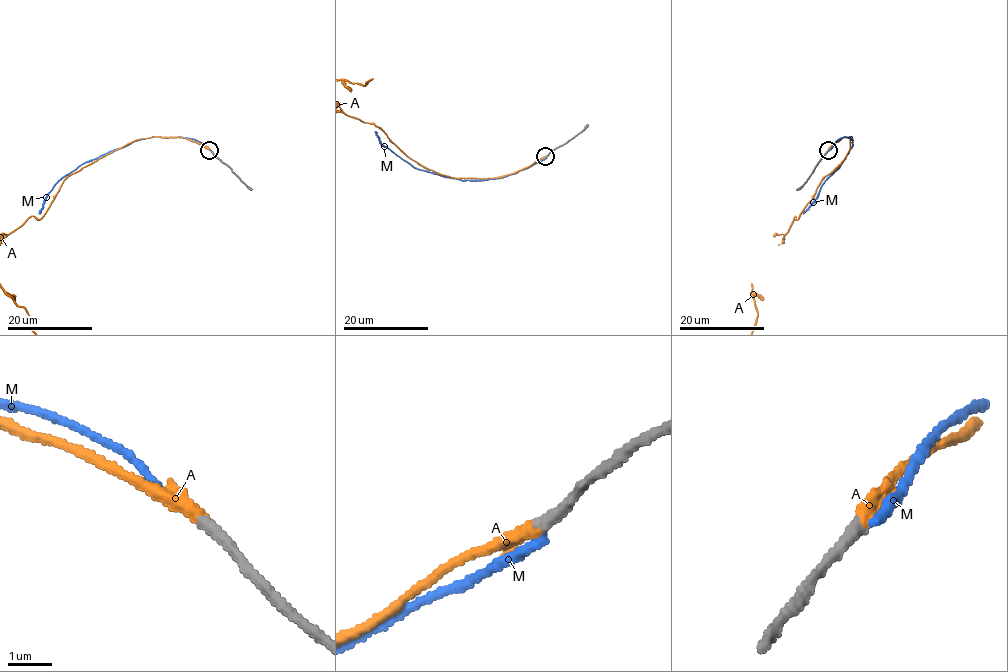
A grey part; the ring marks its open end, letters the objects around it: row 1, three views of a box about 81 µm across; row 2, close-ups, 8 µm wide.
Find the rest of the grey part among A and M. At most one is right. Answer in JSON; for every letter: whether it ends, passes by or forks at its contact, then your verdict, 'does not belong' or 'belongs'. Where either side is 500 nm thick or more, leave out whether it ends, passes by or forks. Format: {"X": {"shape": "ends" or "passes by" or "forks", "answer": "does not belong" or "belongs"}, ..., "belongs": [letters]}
{"A": {"shape": "ends", "answer": "belongs"}, "M": {"shape": "ends", "answer": "does not belong"}, "belongs": ["A"]}

